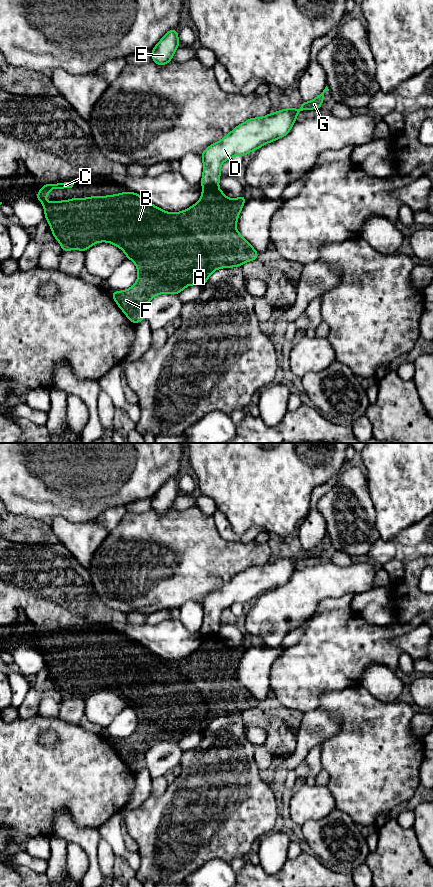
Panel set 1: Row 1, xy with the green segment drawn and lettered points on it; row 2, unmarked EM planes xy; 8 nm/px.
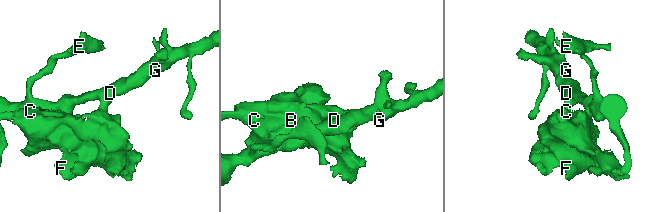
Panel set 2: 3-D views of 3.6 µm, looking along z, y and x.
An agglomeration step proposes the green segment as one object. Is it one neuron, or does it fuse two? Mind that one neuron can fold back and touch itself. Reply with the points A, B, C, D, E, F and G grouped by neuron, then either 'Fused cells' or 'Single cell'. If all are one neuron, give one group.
Groups: A B C F / D E G. Fused cells

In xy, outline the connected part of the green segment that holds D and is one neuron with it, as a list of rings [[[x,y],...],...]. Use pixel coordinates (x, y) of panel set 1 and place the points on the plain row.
[[[327,534],[312,549],[302,549],[299,558],[290,555],[269,561],[265,565],[250,566],[236,574],[220,589],[208,594],[201,603],[203,607],[201,634],[203,636],[218,636],[220,617],[224,609],[235,603],[245,604],[251,599],[258,598],[266,591],[286,584],[295,571],[299,560],[320,557],[326,539],[329,539]]]

